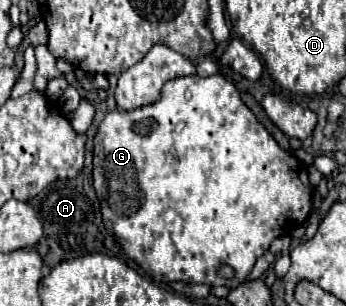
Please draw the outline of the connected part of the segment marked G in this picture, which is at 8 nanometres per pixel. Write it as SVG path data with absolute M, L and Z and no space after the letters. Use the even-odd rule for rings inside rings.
M223 75L213 77L177 77L163 85L159 101L131 109L131 111L111 111L105 115L105 119L99 125L99 131L95 135L95 147L93 147L93 187L97 193L97 199L101 203L101 215L105 229L117 239L117 243L123 247L125 255L131 257L147 277L159 283L169 281L185 281L185 283L205 283L205 285L225 285L225 287L237 287L241 281L249 275L253 269L257 257L261 257L265 251L269 251L269 245L273 239L281 235L289 235L293 229L303 225L311 211L311 195L313 187L307 179L307 169L303 163L295 161L293 155L283 151L275 139L265 131L265 127L255 119L255 115L249 111L249 107L241 101L241 95L237 87L227 81ZM229 265L235 271L235 279L223 279L219 277L219 267Z

